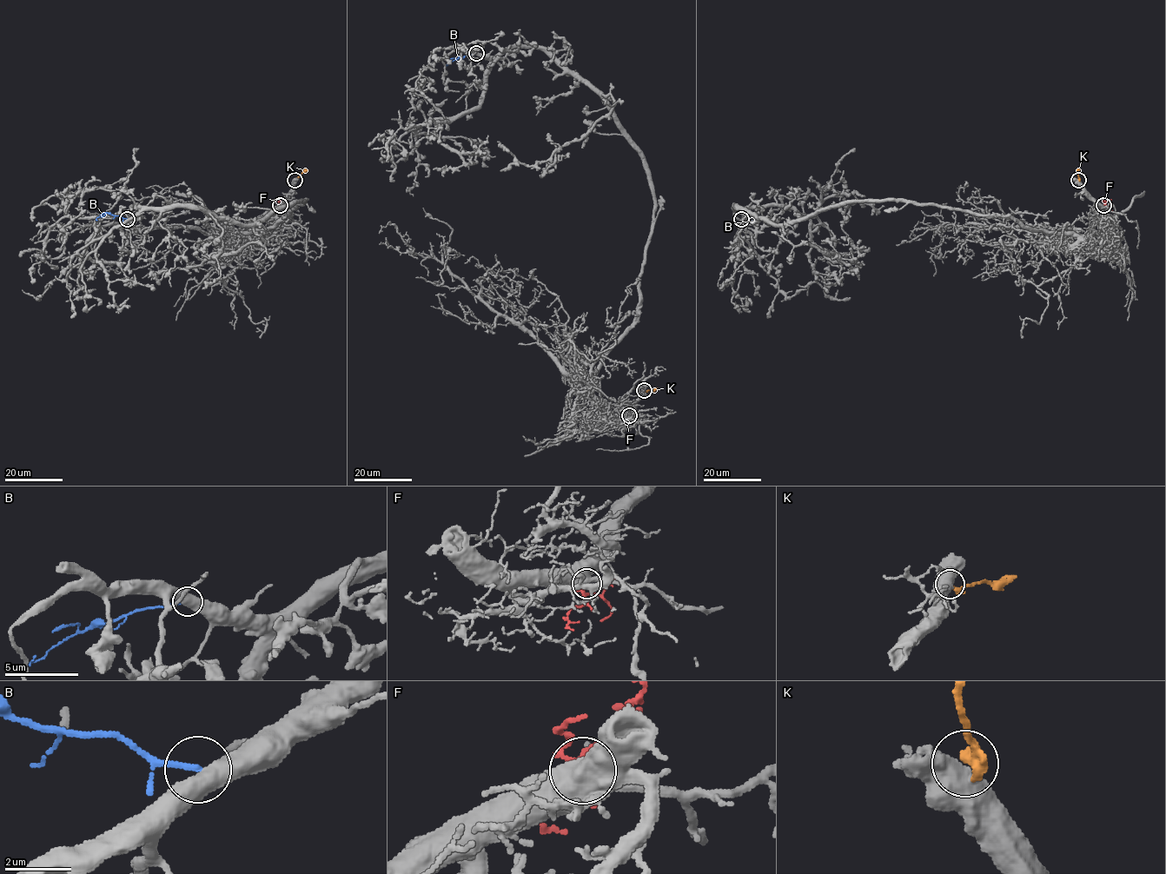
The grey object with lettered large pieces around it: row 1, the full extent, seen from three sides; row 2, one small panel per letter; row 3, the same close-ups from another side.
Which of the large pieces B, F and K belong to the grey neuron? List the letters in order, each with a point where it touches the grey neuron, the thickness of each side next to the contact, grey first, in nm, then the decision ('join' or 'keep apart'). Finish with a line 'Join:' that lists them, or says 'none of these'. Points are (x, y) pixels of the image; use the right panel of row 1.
B: (741, 219) | 550/170 nm | keep apart
F: (1103, 205) | 550/140 nm | join
K: (1078, 180) | 950/440 nm | keep apart
Join: F

